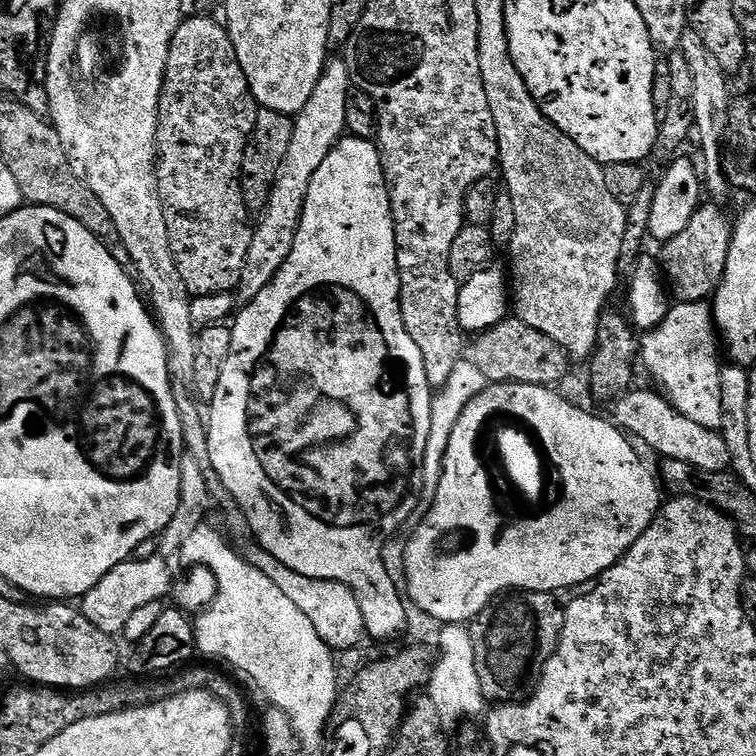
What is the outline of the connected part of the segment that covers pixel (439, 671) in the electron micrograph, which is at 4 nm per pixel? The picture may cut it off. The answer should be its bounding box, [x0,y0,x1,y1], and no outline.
[426,624,486,726]

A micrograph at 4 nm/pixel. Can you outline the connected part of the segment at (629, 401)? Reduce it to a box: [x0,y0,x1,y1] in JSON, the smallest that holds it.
[614,390,732,471]

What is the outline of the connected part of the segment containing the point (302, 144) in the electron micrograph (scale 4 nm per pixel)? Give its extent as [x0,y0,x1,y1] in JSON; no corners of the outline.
[238,59,353,301]

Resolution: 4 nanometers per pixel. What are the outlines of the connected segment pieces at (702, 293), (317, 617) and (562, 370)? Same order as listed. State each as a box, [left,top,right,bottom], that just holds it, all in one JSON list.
[[658,202,734,304],[242,542,366,651],[466,318,570,386]]

